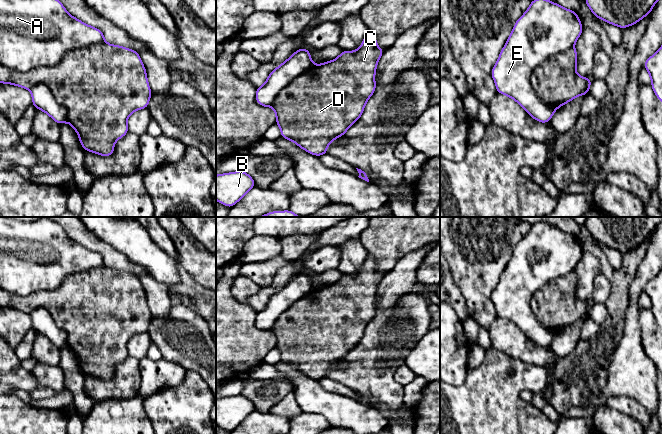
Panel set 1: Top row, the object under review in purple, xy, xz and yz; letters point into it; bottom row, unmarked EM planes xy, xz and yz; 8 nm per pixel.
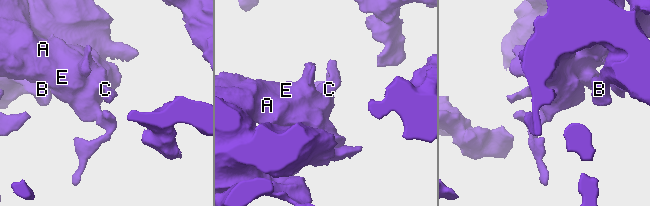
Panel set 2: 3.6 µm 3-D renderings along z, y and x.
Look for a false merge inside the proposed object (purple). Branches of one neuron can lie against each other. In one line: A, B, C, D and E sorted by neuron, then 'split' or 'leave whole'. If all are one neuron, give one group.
A B E / C D; split

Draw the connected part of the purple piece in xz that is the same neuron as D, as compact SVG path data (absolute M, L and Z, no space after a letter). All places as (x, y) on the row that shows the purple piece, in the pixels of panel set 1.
M368 31L356 51L342 51L336 59L312 66L283 88L271 105L276 113L276 124L281 130L281 137L296 143L312 155L327 154L329 144L344 135L348 128L361 117L368 99L375 92L376 67L384 51L377 46L375 34Z

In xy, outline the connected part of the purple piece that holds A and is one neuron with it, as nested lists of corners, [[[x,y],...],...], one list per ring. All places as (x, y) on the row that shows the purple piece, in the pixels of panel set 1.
[[[0,0],[0,63],[11,70],[52,67],[68,52],[101,42],[103,32],[71,16],[59,0]]]

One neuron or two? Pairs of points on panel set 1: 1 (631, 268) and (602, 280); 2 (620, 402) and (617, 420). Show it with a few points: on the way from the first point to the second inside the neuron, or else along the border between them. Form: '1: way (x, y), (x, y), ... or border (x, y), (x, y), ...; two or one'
1: border (602, 273), (611, 285), (610, 294), (606, 301); two
2: border (606, 404), (639, 422); two

